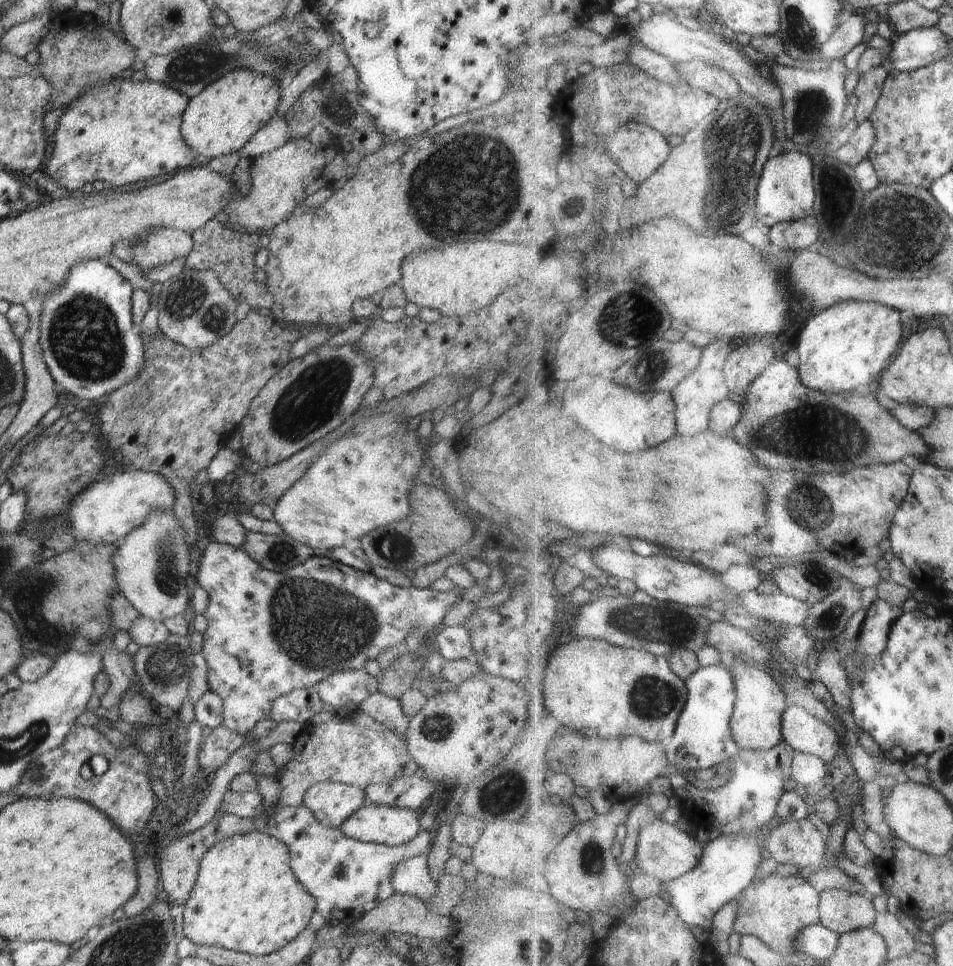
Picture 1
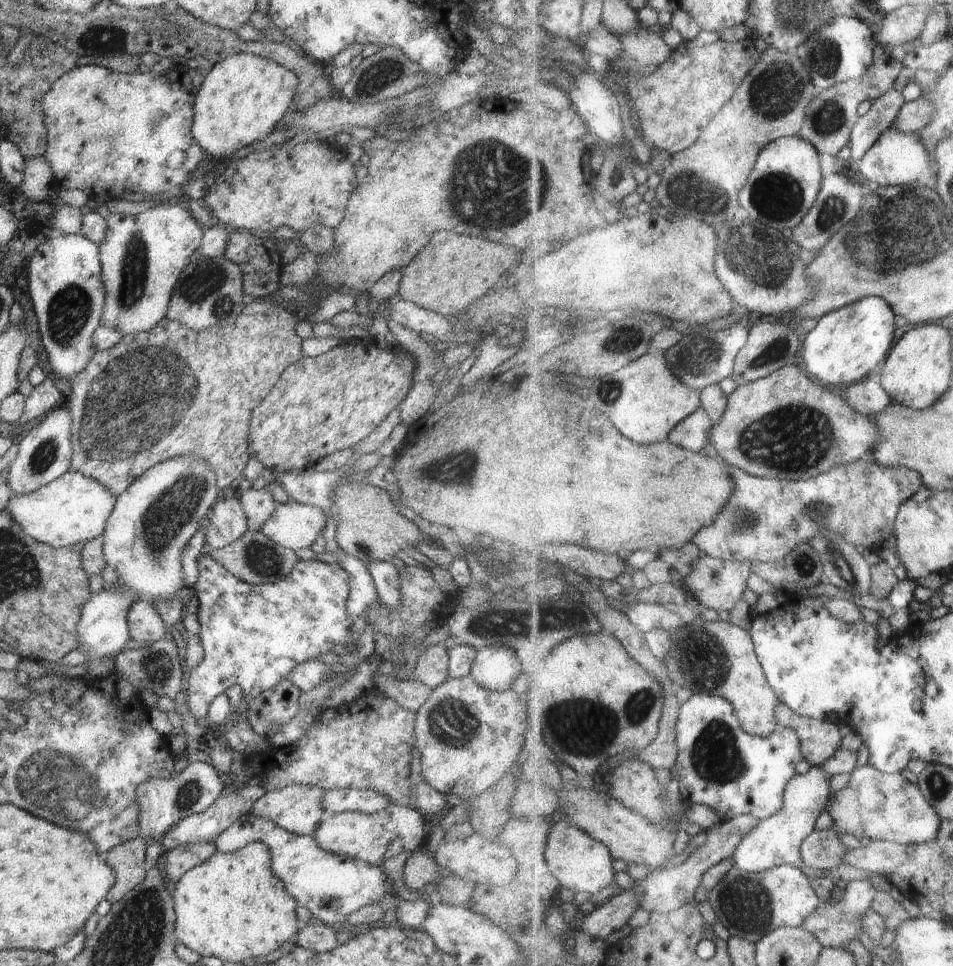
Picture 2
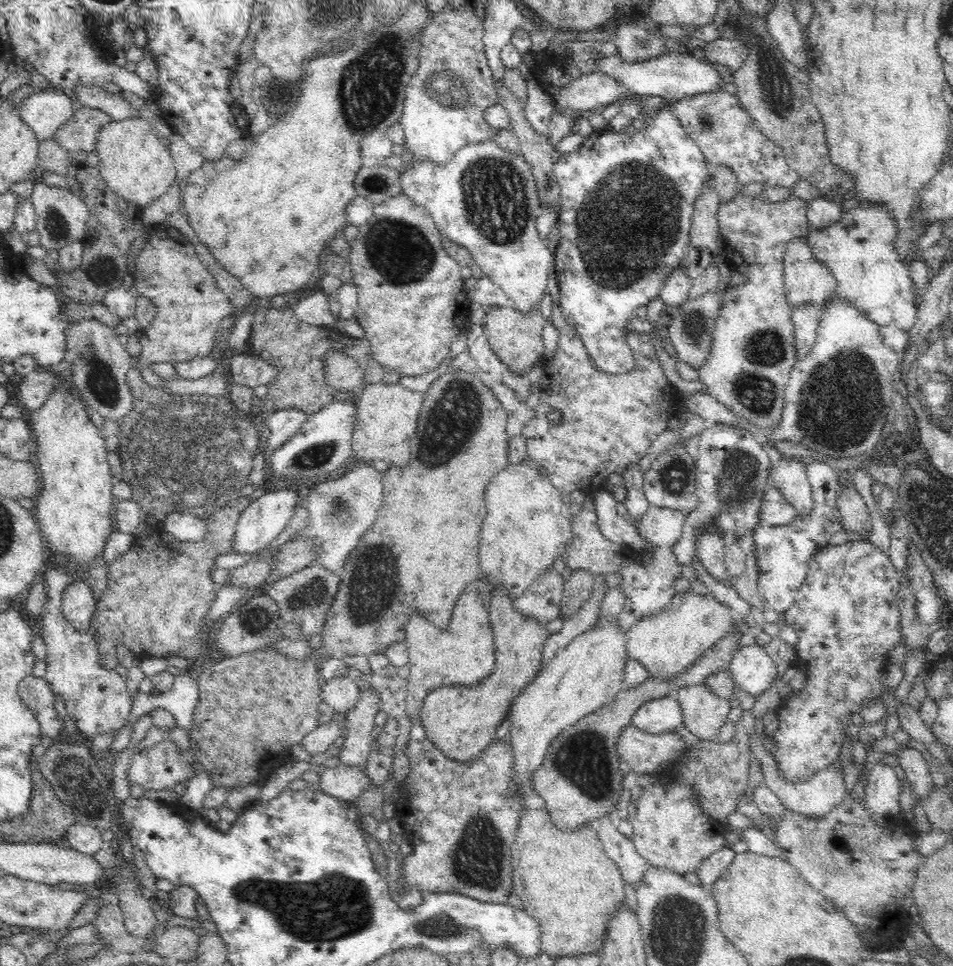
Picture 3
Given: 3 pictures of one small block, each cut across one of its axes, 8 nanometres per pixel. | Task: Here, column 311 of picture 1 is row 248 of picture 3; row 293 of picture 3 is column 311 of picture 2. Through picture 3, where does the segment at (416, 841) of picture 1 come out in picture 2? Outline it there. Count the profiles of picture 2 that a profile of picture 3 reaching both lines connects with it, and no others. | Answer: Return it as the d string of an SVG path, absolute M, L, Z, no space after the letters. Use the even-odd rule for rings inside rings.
M251 812L237 818L213 843L222 853L236 852L250 843L264 843L270 851L270 870L284 884L286 892L296 900L298 906L310 910L313 921L334 928L344 927L346 917L356 910L378 904L385 912L392 910L396 914L395 924L399 927L422 930L422 922L432 910L433 902L402 900L394 892L382 868L364 864L362 860L348 860L337 854L324 852L320 846L316 846L313 836L288 832L271 820L252 816Z

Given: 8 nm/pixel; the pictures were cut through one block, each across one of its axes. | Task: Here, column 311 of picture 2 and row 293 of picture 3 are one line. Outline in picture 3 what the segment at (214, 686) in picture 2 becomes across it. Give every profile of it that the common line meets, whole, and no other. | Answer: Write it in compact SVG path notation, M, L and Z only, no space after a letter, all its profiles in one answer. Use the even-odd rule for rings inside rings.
M668 103L657 111L650 112L651 119L646 123L644 131L632 132L632 136L628 132L594 131L590 137L584 140L580 150L562 154L554 166L556 179L561 187L558 227L562 239L555 251L553 267L559 282L559 305L568 326L577 332L584 343L594 366L608 374L620 375L634 370L637 364L636 356L627 343L627 334L634 332L630 320L637 317L635 311L640 305L647 306L652 300L658 298L668 276L682 264L682 258L687 257L687 249L691 242L690 231L694 204L698 200L698 196L702 194L702 190L710 187L714 182L710 172L711 166L707 163L704 153L689 139L684 126L670 108L672 108L672 104Z

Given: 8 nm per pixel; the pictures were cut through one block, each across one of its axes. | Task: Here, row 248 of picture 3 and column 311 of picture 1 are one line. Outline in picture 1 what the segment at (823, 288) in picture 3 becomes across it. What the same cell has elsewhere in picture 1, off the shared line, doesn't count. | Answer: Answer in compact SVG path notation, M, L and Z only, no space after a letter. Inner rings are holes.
M327 781L309 788L303 806L310 808L324 826L340 828L344 820L365 804L364 789Z

